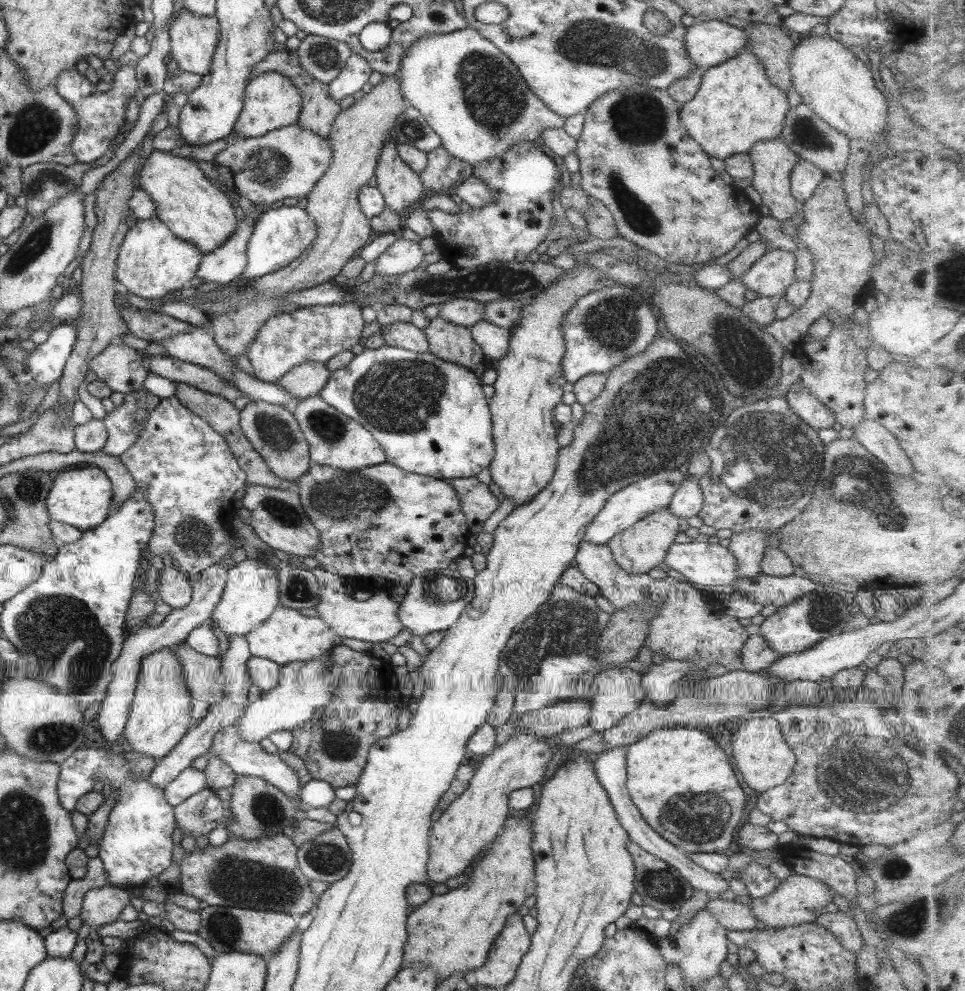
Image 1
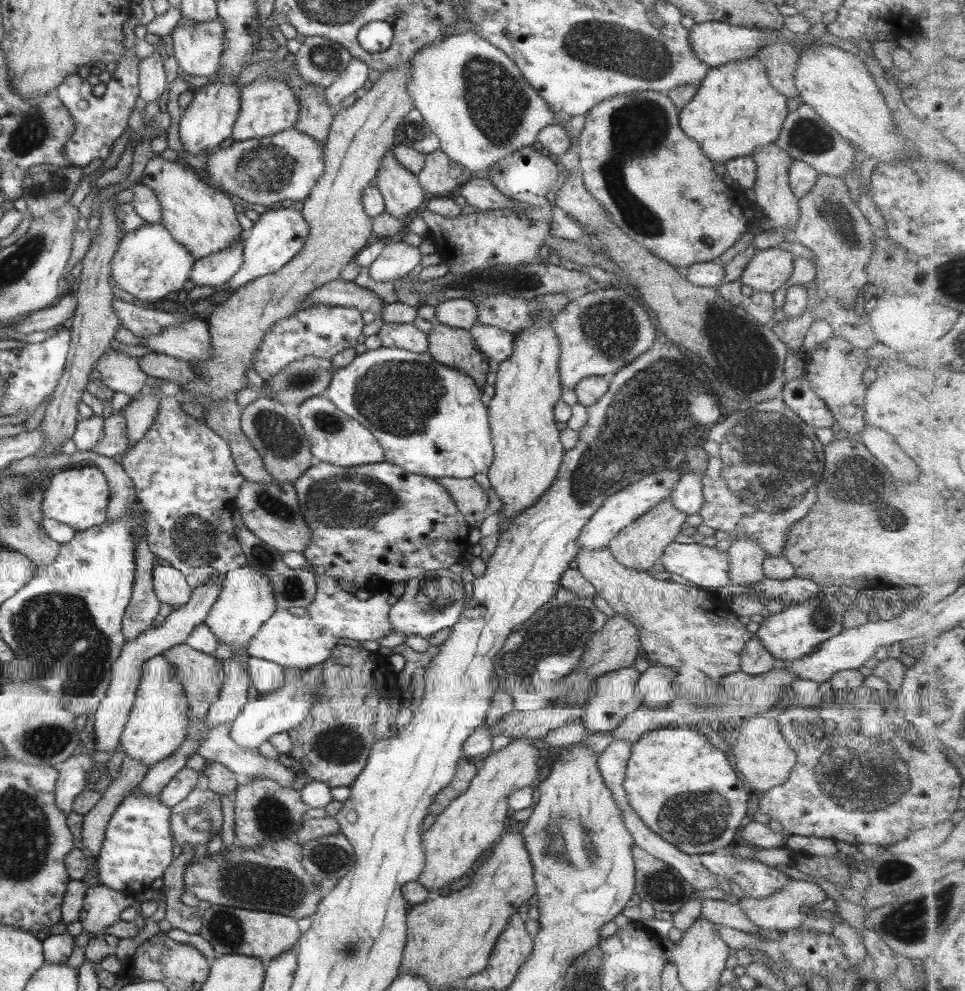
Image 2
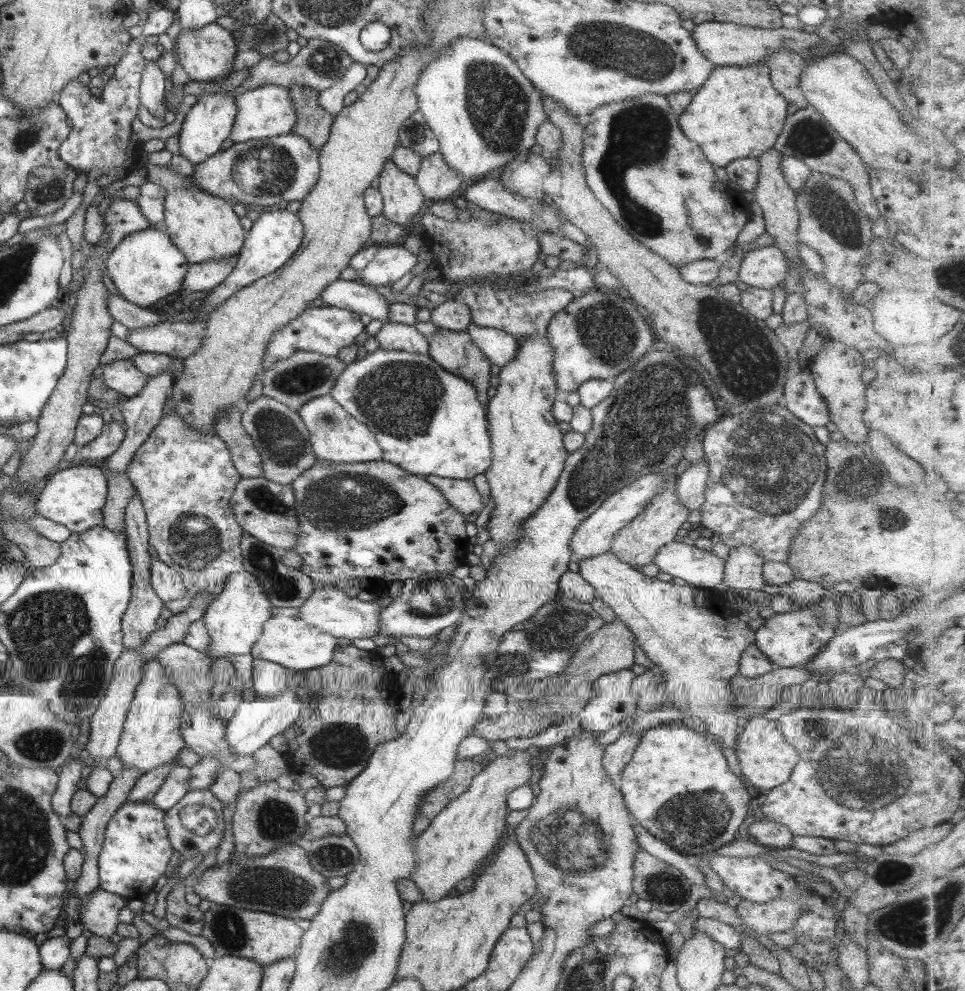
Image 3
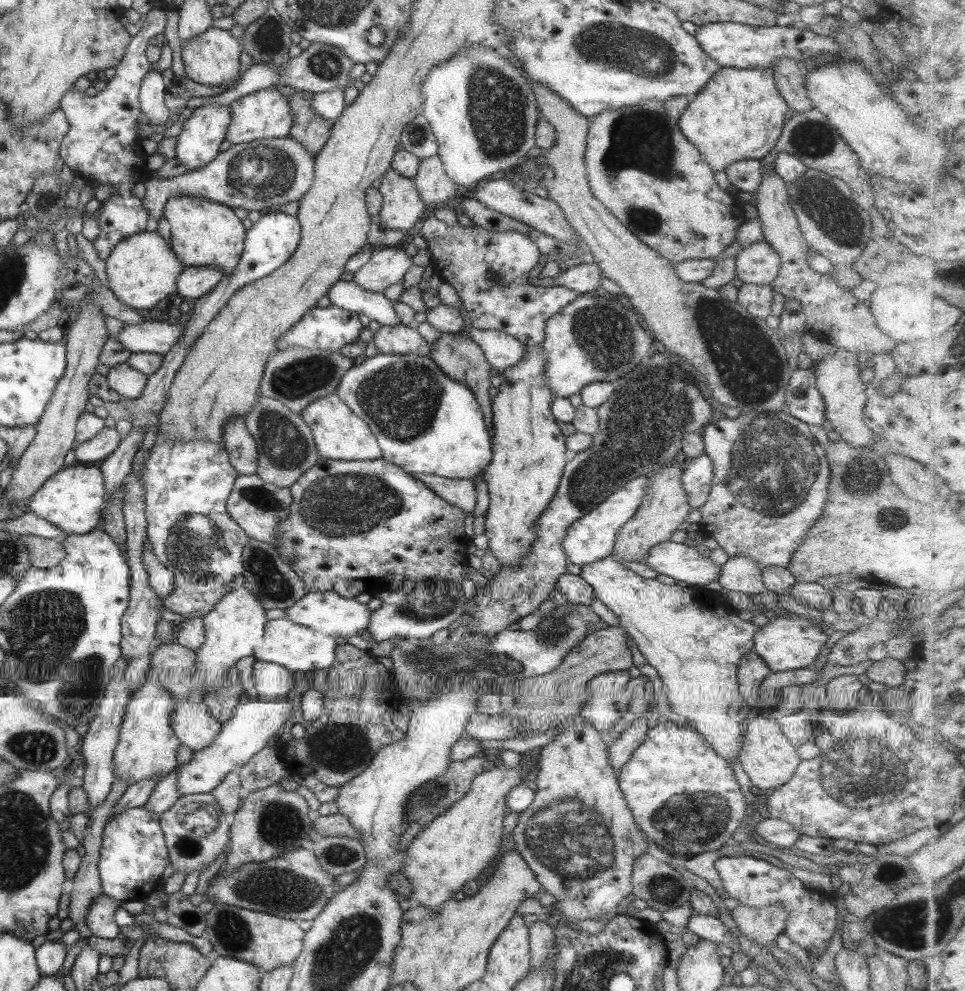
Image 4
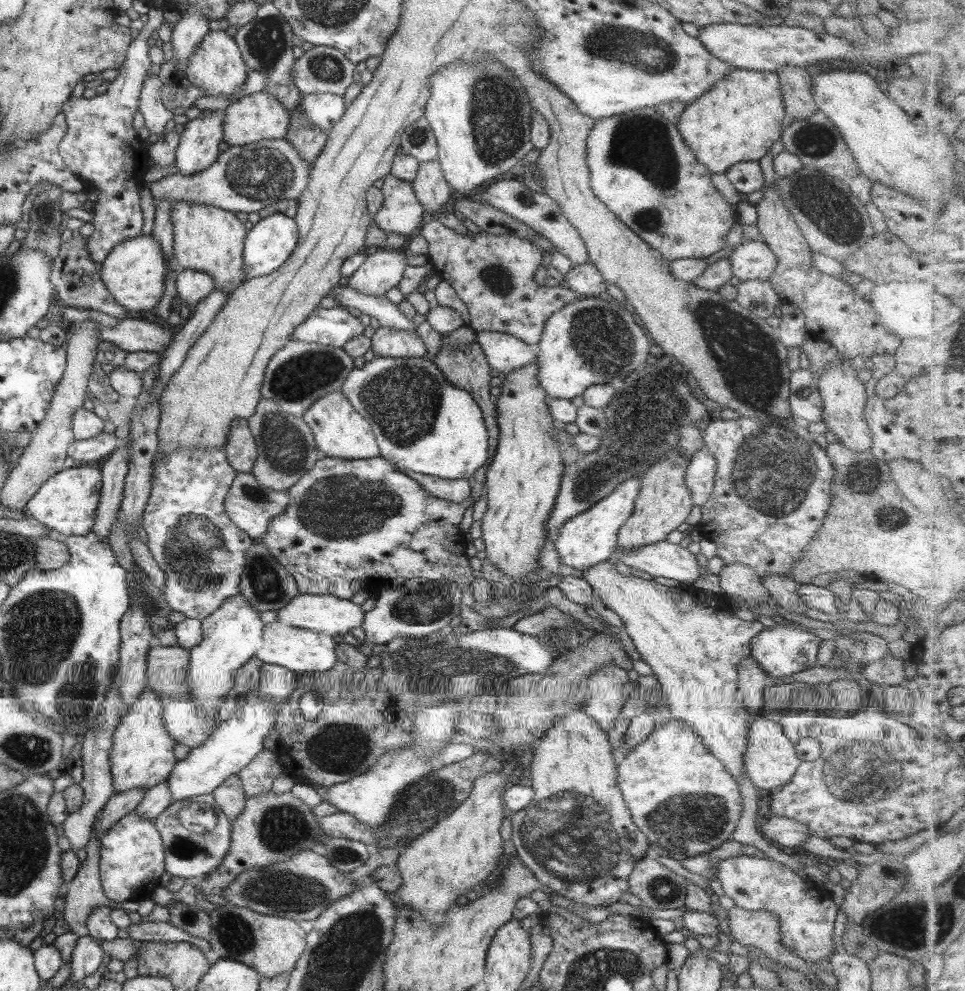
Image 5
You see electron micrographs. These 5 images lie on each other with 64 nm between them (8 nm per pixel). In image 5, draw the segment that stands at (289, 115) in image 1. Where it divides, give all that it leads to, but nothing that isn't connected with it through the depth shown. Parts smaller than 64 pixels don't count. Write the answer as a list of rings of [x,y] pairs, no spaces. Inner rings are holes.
[[[262,90],[239,97],[229,103],[223,112],[222,142],[231,146],[251,145],[259,140],[283,139],[287,133],[290,116],[277,98],[265,94]]]

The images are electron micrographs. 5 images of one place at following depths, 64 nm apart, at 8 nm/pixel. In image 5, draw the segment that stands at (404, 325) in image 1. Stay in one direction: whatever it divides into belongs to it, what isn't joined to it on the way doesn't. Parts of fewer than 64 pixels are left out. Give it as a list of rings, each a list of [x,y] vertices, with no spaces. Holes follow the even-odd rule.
[[[378,327],[370,337],[370,348],[375,357],[417,358],[426,354],[425,344],[416,332]]]

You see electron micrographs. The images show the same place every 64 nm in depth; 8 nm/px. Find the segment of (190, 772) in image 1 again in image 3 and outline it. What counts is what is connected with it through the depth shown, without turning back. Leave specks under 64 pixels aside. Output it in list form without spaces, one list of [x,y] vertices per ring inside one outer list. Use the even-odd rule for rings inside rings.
[[[174,766],[165,777],[163,784],[159,785],[157,793],[150,798],[151,804],[157,806],[159,810],[169,810],[189,791],[187,779],[189,779],[189,769],[183,766]]]

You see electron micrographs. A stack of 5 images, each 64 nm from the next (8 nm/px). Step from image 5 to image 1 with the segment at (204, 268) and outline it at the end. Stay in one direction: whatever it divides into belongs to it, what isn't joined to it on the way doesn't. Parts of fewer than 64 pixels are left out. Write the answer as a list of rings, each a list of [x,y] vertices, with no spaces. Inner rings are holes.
[[[153,150],[145,160],[138,178],[139,188],[151,198],[155,206],[156,218],[175,238],[191,242],[197,250],[201,250],[202,255],[221,246],[229,234],[233,234],[238,221],[231,200],[210,184],[195,161]]]

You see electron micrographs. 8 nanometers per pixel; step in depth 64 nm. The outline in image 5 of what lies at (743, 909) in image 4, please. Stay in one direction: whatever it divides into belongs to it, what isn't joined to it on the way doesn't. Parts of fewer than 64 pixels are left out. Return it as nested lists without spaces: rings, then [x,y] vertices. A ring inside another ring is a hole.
[[[731,907],[726,910],[727,925],[731,939],[741,946],[759,948],[767,958],[783,964],[784,967],[799,970],[799,962],[794,956],[789,956],[780,943],[779,923],[777,918],[769,912],[749,911]]]

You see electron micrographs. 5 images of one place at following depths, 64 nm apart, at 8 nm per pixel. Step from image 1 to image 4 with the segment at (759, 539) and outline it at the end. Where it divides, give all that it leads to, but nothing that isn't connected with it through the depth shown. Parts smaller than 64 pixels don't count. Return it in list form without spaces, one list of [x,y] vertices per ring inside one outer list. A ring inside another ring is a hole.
[[[737,554],[737,556],[728,558],[721,565],[718,583],[722,591],[743,592],[743,594],[756,597],[756,595],[766,591],[761,573],[762,569],[757,566],[757,562],[753,562],[747,556]]]

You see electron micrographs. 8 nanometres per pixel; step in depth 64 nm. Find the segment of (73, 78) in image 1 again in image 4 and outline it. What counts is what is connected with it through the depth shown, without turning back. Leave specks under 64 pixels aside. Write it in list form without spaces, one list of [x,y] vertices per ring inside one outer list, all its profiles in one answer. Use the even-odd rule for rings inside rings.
[[[151,8],[148,10],[139,31],[132,36],[128,42],[127,48],[122,56],[120,68],[118,69],[119,72],[108,80],[102,94],[87,96],[84,91],[76,90],[71,86],[71,88],[61,96],[61,100],[58,102],[57,107],[64,112],[69,126],[68,133],[62,139],[60,148],[58,149],[61,161],[75,175],[96,181],[99,184],[103,184],[103,186],[111,186],[111,194],[101,203],[101,214],[96,217],[99,233],[92,241],[93,248],[95,248],[99,260],[105,260],[111,250],[113,250],[113,247],[120,240],[132,234],[139,234],[145,230],[148,215],[143,209],[142,201],[133,195],[133,187],[135,184],[132,182],[132,177],[141,175],[147,171],[145,166],[146,159],[141,150],[135,150],[135,152],[133,152],[131,147],[136,144],[137,139],[139,139],[135,132],[136,120],[140,112],[138,92],[143,76],[145,76],[150,69],[150,63],[147,57],[145,57],[145,48],[148,46],[147,42],[149,42],[149,38],[154,38],[156,34],[163,33],[165,23],[166,16],[163,9]]]

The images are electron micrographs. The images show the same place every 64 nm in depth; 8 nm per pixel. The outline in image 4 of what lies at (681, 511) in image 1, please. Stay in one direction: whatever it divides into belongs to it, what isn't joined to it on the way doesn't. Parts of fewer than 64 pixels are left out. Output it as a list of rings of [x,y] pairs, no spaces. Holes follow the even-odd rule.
[[[705,452],[695,459],[687,460],[687,467],[681,472],[681,487],[690,508],[699,508],[707,500],[712,470],[711,459]]]

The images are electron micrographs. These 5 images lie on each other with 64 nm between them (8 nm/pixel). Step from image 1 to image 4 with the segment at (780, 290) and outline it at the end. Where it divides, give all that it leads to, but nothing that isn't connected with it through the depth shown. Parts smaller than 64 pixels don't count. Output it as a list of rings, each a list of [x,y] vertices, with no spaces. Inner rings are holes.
[[[759,241],[743,247],[735,255],[735,277],[743,284],[767,286],[779,271],[781,258],[769,244]]]

